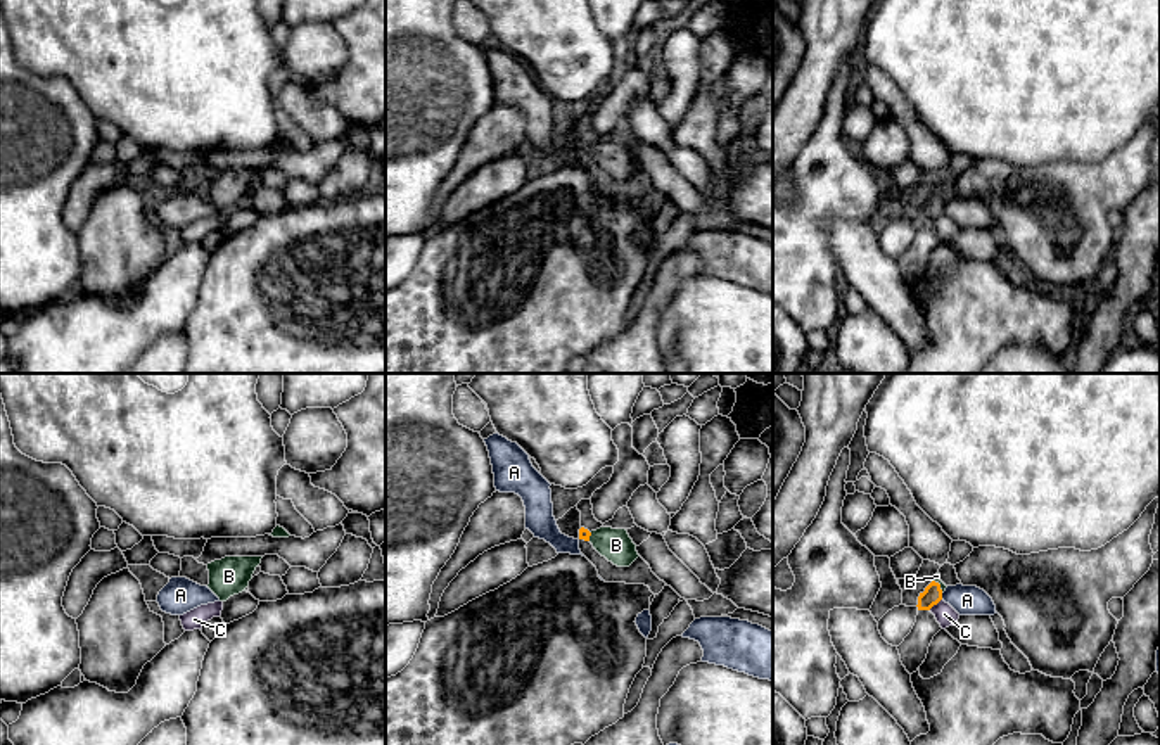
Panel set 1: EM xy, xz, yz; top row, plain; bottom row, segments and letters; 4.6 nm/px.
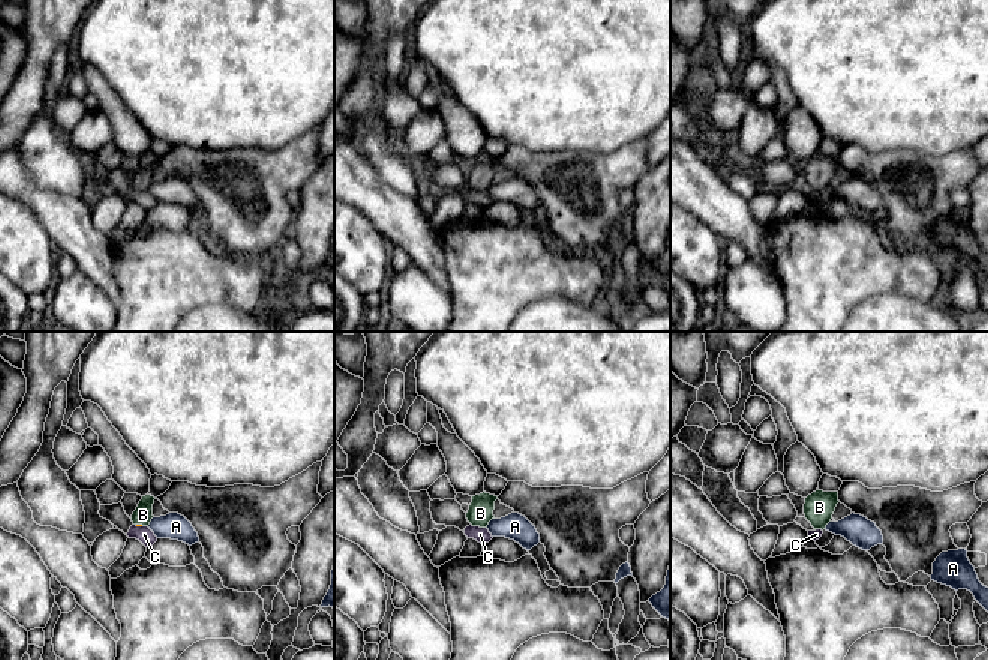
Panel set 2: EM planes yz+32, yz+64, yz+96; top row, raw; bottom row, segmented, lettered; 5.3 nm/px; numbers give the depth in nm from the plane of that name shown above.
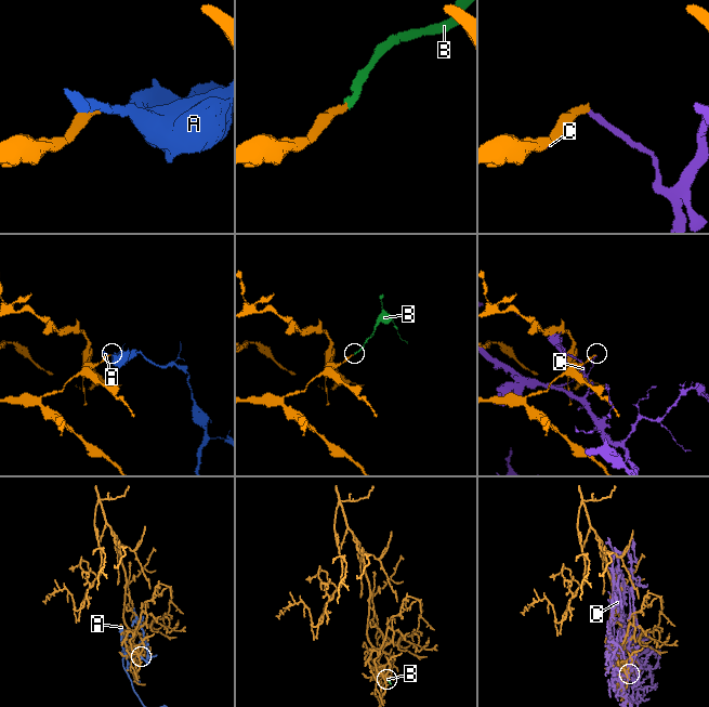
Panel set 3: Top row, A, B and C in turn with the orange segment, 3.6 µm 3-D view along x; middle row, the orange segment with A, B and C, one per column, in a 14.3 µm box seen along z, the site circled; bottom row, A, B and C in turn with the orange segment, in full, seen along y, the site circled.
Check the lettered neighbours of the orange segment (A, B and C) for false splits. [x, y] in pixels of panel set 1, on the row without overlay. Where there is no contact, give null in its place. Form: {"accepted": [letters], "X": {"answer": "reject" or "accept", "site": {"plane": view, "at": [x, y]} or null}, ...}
{"accepted": ["B"], "A": {"answer": "reject", "site": {"plane": "yz", "at": [941, 210]}}, "B": {"answer": "accept", "site": {"plane": "yz", "at": [939, 197]}}, "C": {"answer": "reject", "site": {"plane": "yz", "at": [934, 216]}}}

